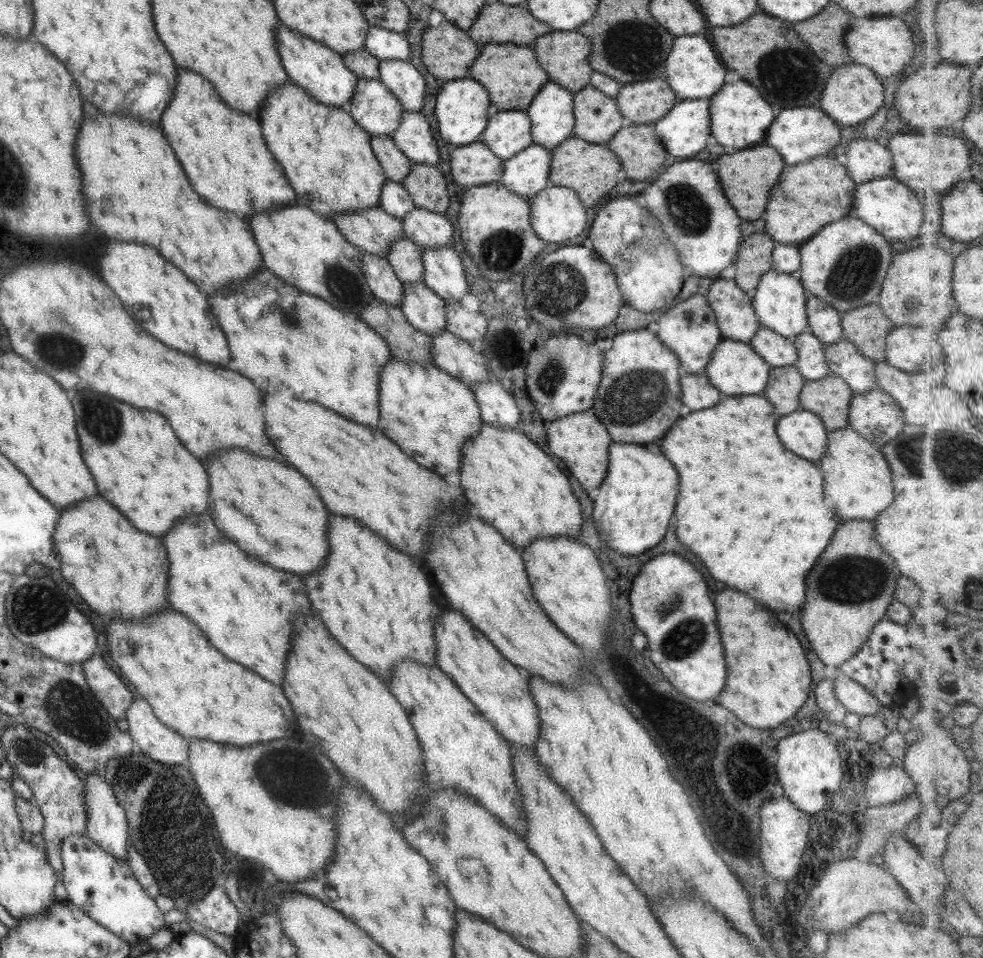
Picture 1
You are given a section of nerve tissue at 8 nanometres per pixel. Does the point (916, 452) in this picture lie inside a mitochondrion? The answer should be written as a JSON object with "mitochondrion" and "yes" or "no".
{"mitochondrion":"yes"}

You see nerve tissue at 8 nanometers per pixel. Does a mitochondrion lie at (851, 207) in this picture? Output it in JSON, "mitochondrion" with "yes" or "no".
{"mitochondrion":"no"}

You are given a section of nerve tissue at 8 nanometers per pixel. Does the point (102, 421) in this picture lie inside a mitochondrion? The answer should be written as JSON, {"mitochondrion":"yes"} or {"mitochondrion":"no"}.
{"mitochondrion":"yes"}

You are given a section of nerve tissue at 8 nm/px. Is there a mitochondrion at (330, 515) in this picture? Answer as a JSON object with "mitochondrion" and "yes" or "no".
{"mitochondrion":"no"}

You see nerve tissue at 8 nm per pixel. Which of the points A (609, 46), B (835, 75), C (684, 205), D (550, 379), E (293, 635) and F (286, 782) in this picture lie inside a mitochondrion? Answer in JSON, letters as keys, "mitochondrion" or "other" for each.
{"A":"mitochondrion","B":"other","C":"mitochondrion","D":"mitochondrion","E":"other","F":"mitochondrion"}

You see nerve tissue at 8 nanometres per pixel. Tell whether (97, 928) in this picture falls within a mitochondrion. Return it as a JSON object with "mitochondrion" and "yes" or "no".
{"mitochondrion":"no"}

